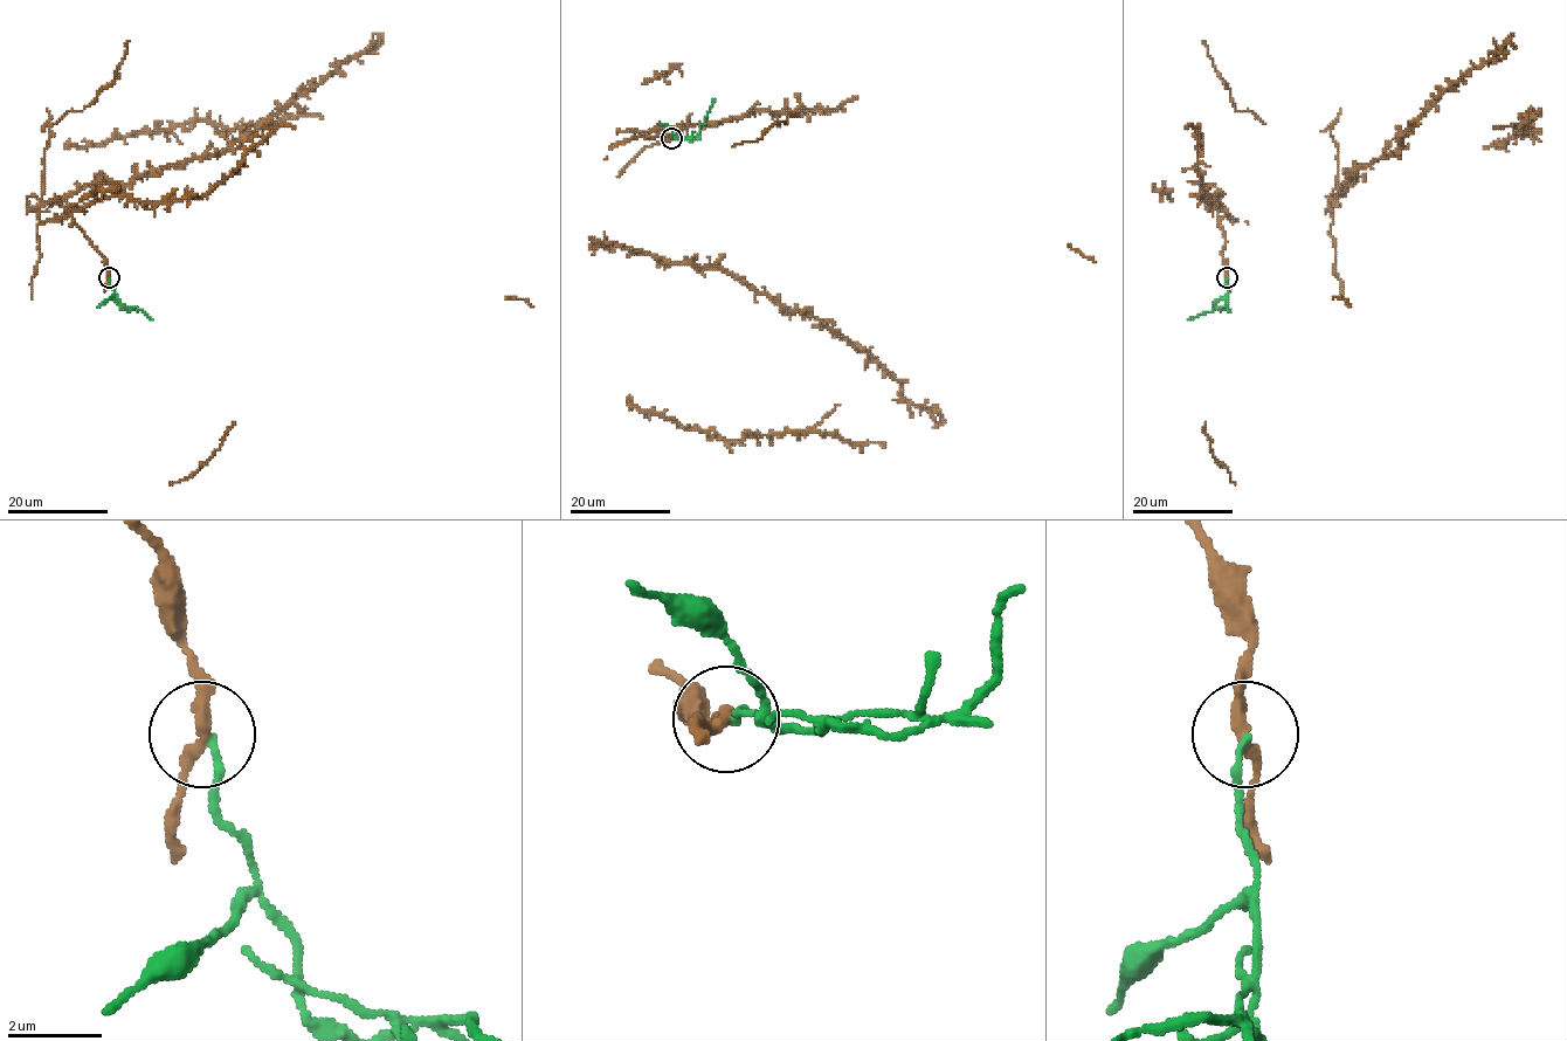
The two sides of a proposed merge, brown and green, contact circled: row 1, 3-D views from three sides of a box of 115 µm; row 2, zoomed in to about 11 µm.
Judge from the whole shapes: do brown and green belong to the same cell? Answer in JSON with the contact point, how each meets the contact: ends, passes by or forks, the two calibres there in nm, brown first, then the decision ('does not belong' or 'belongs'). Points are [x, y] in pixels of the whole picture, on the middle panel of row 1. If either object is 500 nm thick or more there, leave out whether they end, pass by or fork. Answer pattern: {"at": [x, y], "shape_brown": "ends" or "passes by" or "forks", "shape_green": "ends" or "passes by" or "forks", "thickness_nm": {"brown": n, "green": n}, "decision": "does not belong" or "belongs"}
{"at": [671, 138], "shape_brown": "passes by", "shape_green": "ends", "thickness_nm": {"brown": 240, "green": 140}, "decision": "does not belong"}

